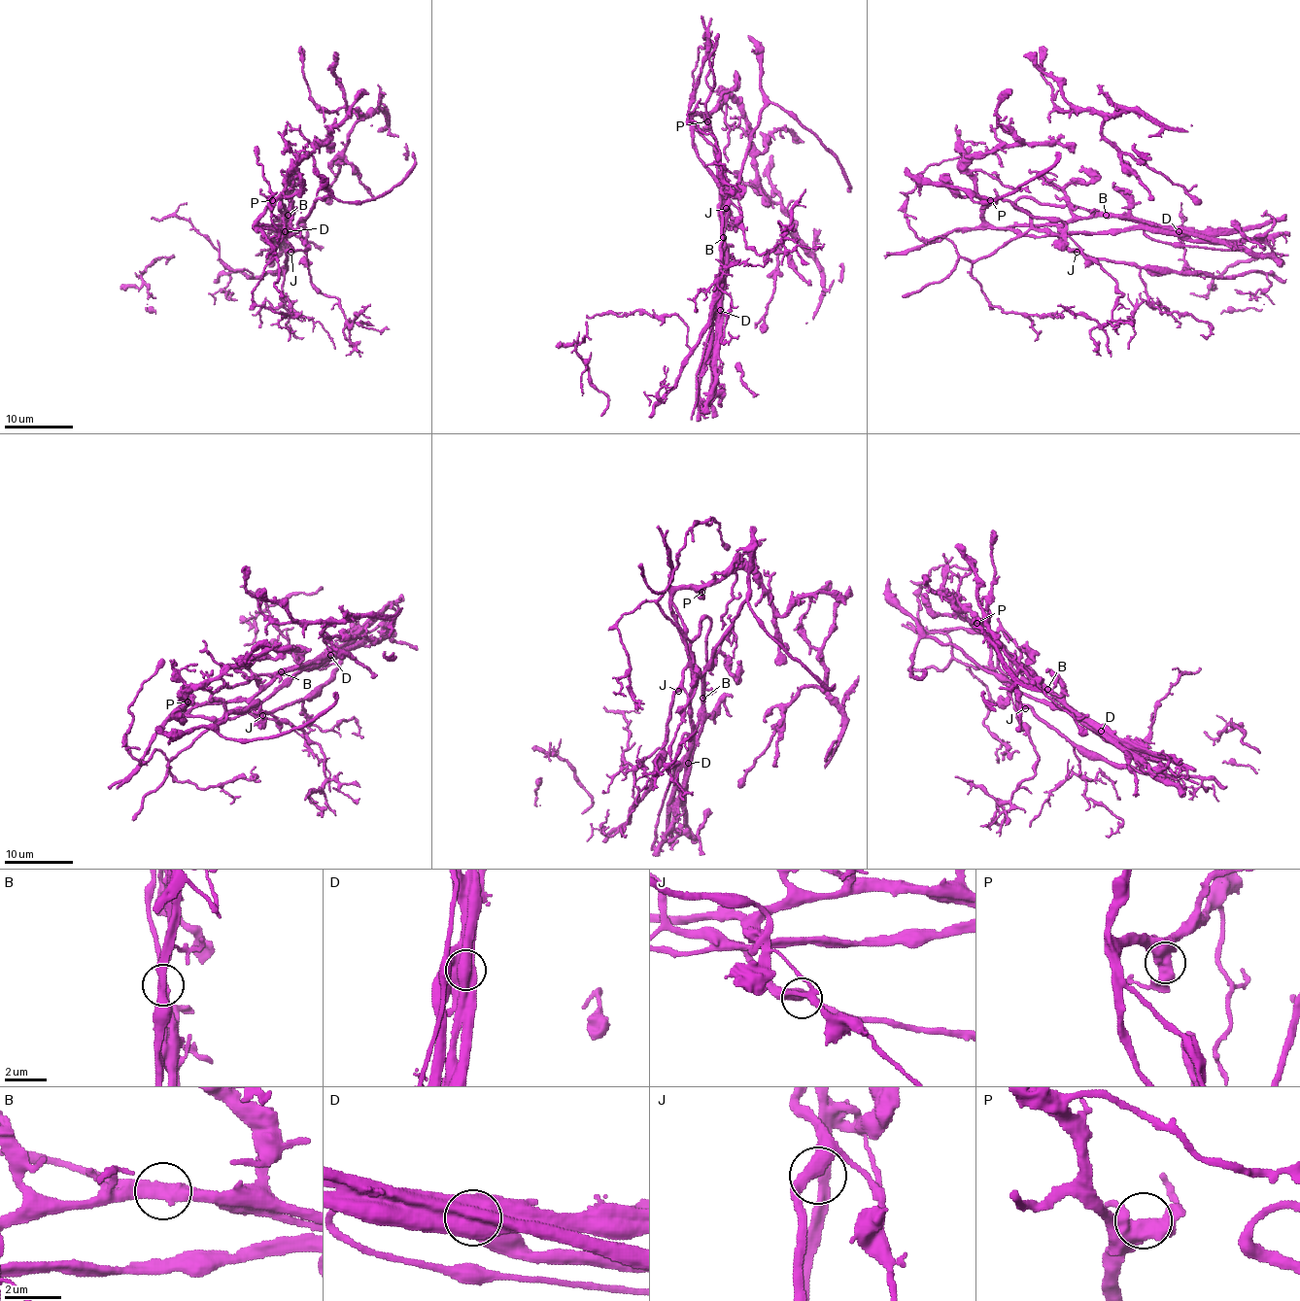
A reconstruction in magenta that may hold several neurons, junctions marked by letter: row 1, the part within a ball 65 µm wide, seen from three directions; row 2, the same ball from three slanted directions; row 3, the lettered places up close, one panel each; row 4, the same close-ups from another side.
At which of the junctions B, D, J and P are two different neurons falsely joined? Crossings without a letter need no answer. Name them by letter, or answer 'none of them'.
B, D

